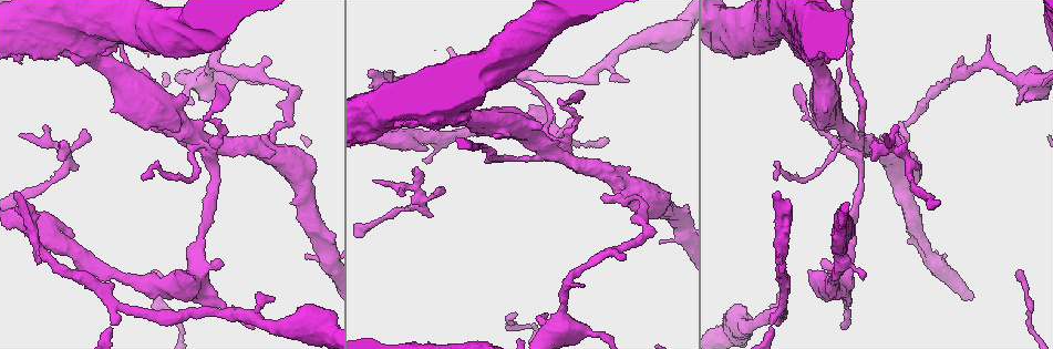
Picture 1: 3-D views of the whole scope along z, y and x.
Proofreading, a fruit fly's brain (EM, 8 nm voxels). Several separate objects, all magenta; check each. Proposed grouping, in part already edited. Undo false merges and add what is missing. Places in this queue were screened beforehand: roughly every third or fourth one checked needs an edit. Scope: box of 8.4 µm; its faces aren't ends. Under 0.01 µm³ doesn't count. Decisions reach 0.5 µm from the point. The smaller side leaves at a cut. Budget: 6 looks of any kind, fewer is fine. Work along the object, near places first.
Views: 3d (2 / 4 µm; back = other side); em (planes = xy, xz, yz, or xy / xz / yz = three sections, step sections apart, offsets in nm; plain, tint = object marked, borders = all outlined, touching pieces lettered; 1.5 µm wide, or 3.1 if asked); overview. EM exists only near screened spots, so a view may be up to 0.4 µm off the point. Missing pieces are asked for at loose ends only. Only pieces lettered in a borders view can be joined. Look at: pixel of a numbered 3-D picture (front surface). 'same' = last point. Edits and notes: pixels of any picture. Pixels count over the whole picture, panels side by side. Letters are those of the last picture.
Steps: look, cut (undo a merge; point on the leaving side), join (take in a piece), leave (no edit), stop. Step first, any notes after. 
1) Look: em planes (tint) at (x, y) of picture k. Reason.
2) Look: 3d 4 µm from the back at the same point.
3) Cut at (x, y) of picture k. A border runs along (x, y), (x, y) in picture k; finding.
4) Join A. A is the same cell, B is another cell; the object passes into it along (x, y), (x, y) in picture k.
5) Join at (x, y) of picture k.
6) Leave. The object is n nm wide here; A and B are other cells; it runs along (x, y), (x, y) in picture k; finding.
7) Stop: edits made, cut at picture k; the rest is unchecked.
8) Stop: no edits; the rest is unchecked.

Look: em yz step 8 (borders) at (511, 313) of picture 1. End of a long branch.

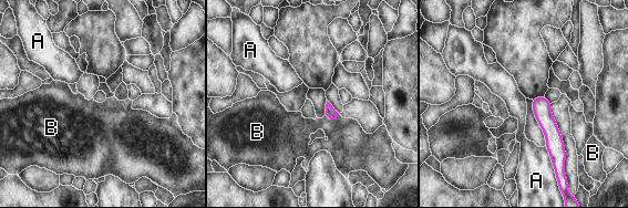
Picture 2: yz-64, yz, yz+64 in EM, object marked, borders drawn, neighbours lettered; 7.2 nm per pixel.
Look: em planes (borders) at the same point.

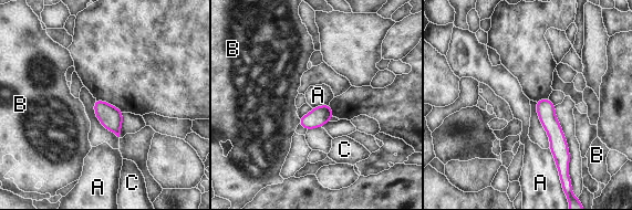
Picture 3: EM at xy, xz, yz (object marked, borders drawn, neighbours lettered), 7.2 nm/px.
Leave. The object is 140 nm wide here; A, B and C are other cells; it runs along (540, 102), (558, 140), (559, 163) in picture 3; none of them fits.

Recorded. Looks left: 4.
Look: em yz step 8 (tint) at (899, 150) of picture 1. Thin neck.

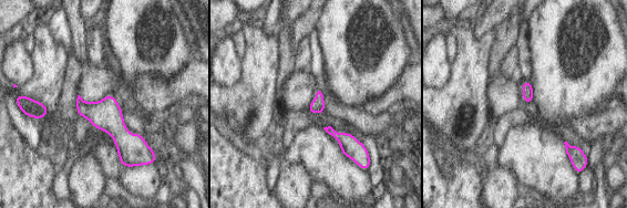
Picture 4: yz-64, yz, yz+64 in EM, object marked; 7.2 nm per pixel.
Look: em planes (borders) at the same point. Cut it another way.

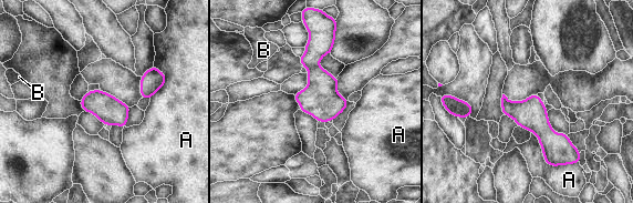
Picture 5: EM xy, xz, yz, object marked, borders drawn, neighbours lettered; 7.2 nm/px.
Leave. The object is 200 nm wide here; A and B are other cells; one cell here.

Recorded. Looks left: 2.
Look: em planes (borders) at (989, 34) of picture 1. An open end.

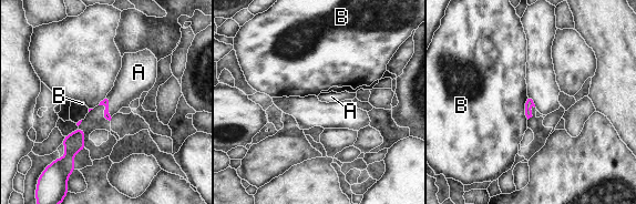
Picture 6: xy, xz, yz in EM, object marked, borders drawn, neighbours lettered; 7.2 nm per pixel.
Join A. A is the same cell, B is another cell; the cell continues.

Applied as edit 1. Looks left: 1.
Stop: edits made, join at picture 6; the rest is unchecked.

